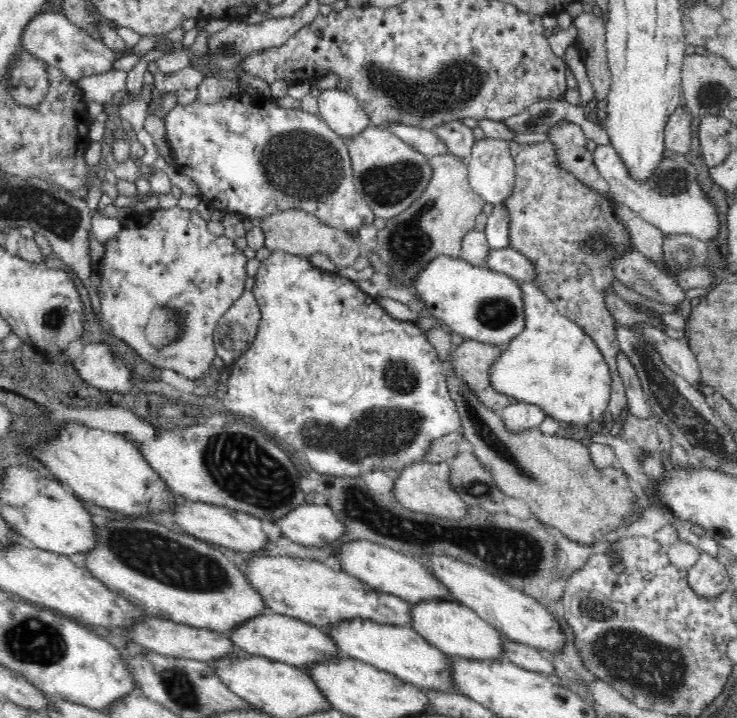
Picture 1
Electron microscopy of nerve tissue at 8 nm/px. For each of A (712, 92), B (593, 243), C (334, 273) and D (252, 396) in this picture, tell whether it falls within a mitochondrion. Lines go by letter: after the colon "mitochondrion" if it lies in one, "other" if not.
A: mitochondrion
B: mitochondrion
C: other
D: other

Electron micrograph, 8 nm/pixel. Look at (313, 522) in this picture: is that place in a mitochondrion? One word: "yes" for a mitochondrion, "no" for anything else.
no

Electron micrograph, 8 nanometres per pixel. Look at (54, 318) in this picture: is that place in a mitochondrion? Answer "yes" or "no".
yes

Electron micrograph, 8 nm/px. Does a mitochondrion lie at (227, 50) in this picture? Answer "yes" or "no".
yes

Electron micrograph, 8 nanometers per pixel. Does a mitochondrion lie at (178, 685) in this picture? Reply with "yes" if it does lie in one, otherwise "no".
yes

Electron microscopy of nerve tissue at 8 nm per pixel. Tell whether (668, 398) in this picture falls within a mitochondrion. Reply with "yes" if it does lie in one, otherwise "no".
yes

